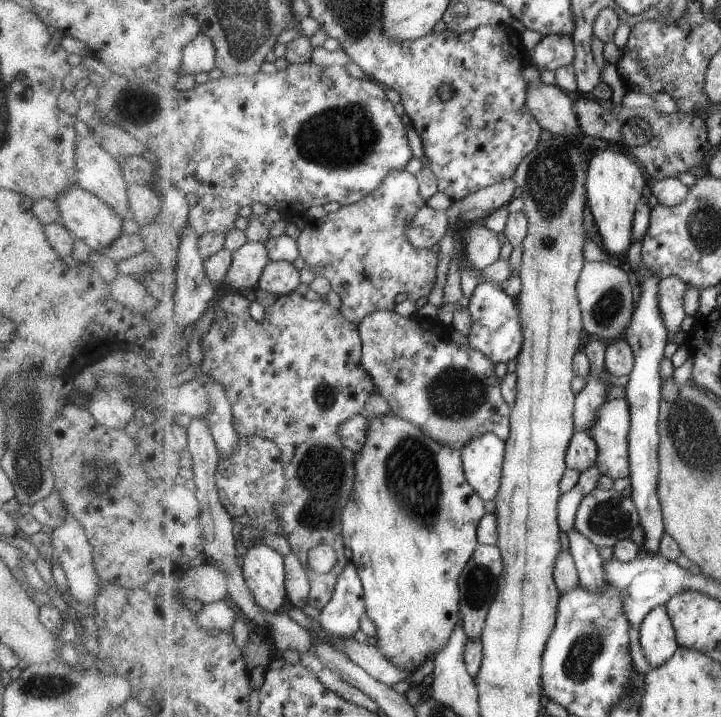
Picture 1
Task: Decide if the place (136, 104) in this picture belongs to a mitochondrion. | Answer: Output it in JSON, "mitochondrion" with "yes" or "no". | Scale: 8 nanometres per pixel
{"mitochondrion":"yes"}

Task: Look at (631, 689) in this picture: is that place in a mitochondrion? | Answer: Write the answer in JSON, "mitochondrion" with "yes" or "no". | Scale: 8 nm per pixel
{"mitochondrion":"no"}

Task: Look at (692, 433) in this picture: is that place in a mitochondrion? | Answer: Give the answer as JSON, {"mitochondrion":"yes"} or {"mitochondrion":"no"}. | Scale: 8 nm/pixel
{"mitochondrion":"yes"}

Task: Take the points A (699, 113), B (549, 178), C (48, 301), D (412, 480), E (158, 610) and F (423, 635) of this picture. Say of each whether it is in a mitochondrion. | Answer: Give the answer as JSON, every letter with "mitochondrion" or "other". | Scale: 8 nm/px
{"A":"other","B":"mitochondrion","C":"mitochondrion","D":"mitochondrion","E":"other","F":"other"}

